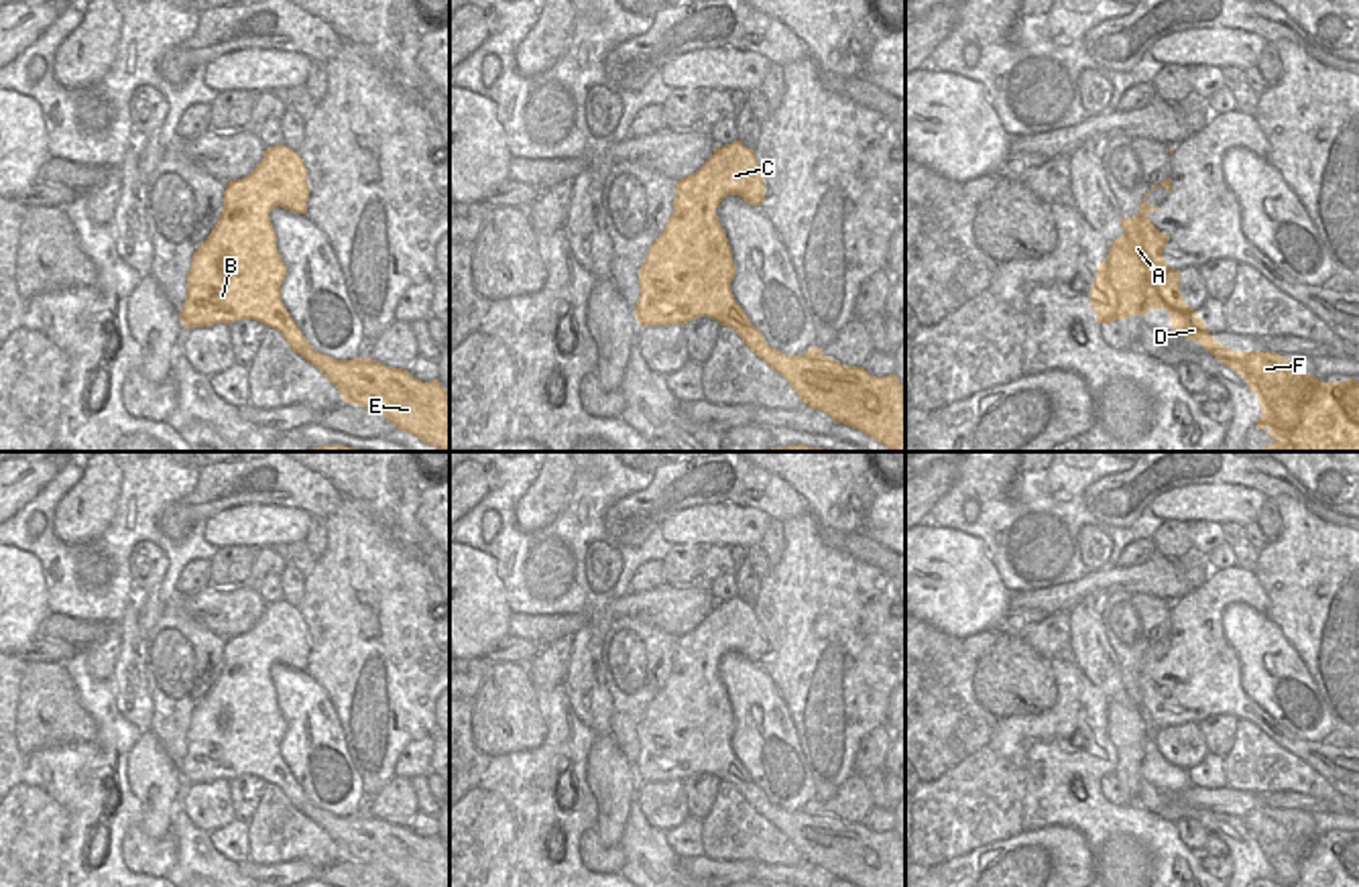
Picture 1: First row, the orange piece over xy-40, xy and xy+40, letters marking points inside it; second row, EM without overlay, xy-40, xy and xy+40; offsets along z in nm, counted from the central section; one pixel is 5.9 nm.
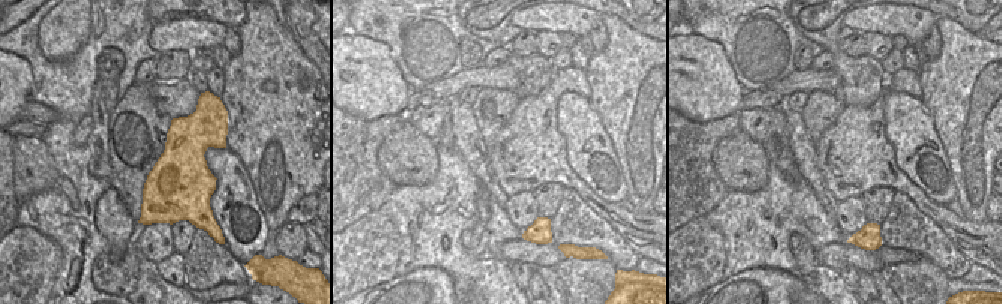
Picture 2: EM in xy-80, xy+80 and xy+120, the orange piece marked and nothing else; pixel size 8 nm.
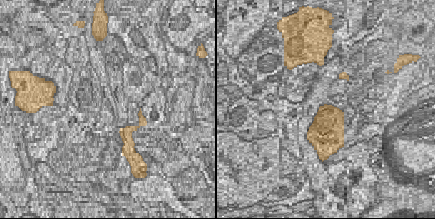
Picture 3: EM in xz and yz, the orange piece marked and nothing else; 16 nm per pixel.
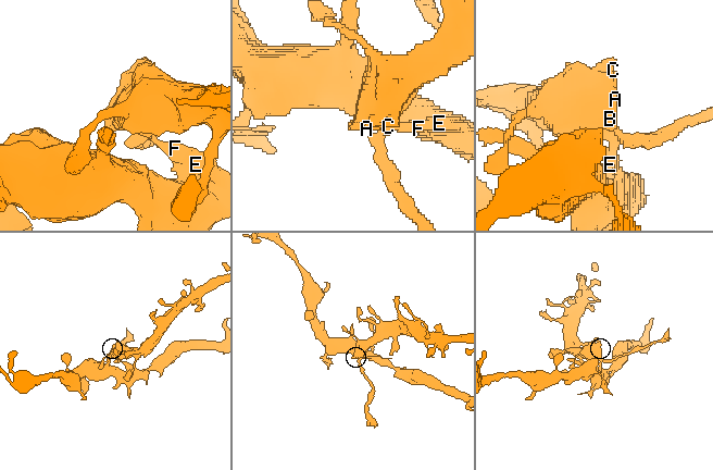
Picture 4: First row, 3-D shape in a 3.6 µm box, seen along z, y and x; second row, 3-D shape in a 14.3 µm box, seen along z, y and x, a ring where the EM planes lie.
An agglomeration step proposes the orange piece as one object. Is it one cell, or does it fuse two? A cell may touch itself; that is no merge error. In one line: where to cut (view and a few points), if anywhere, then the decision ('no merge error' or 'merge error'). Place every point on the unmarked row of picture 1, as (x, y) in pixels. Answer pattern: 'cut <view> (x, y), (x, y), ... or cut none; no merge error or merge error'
cut xy (765, 800), (757, 810); merge error

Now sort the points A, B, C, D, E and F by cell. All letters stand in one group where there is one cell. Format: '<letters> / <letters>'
A B C D / E F

